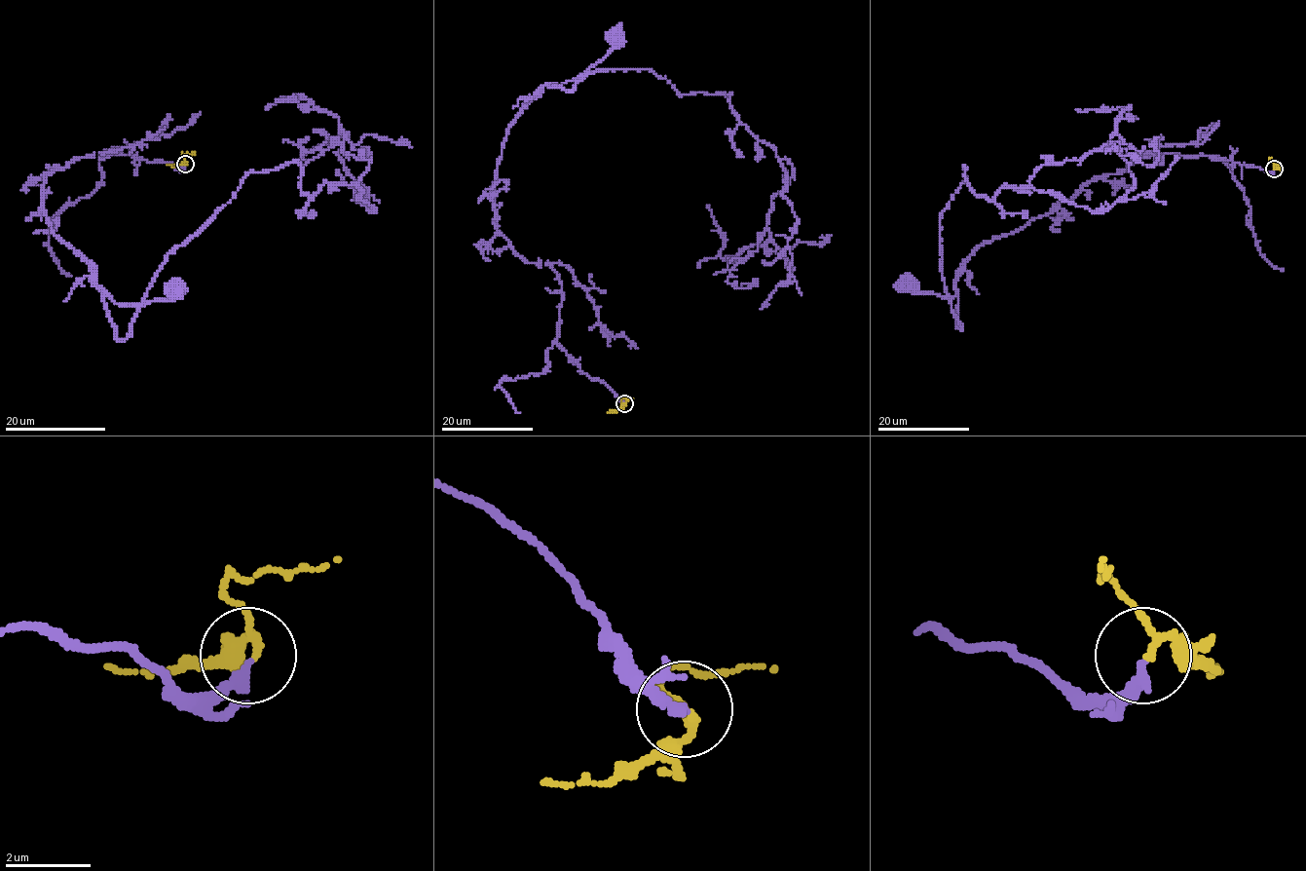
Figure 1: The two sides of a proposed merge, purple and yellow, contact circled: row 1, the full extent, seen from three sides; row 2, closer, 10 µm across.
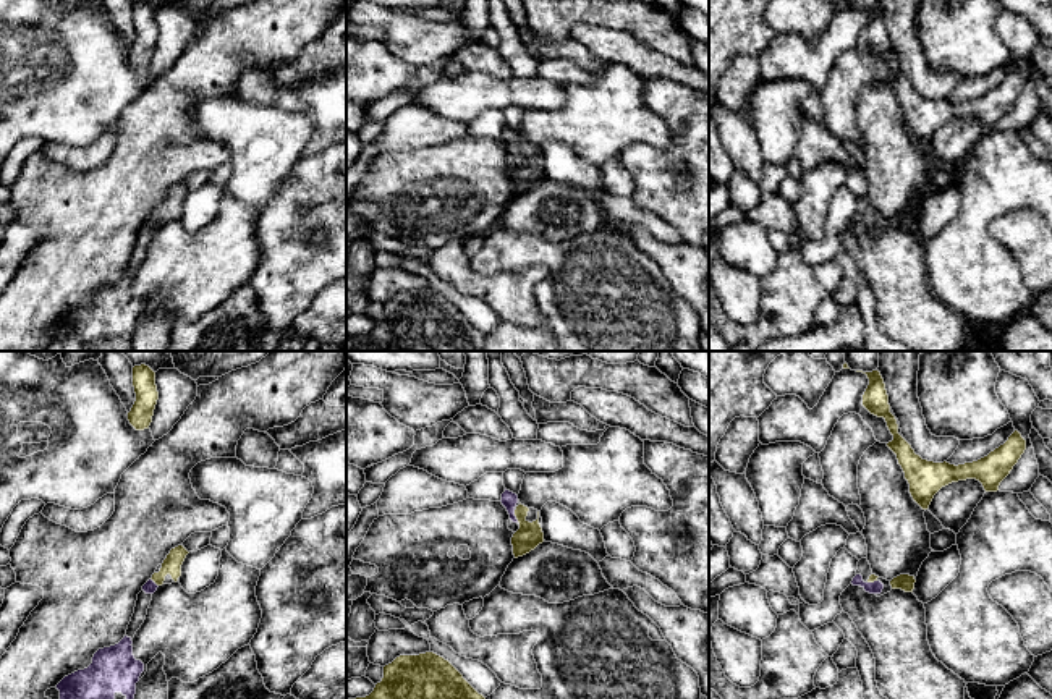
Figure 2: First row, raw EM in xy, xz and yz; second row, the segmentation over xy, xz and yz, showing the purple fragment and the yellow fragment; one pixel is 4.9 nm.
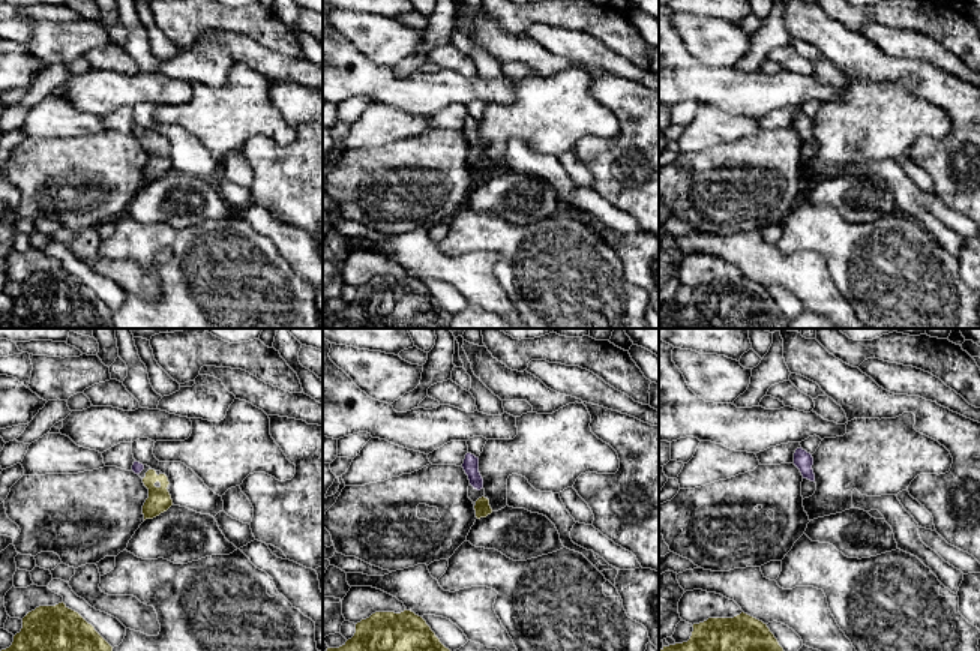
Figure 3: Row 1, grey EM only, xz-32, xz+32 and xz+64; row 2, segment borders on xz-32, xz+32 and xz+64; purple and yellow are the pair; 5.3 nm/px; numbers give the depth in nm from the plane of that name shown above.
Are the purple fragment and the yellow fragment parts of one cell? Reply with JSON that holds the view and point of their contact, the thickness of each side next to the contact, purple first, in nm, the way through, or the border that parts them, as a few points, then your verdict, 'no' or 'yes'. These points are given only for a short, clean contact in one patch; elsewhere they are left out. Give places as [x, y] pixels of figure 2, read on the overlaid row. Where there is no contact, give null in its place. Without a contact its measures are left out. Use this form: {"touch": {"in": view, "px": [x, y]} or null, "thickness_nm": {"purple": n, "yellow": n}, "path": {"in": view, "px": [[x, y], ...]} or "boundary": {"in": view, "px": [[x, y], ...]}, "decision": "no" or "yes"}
{"touch": {"in": "xz", "px": [515, 516]}, "thickness_nm": {"purple": 80, "yellow": 130}, "path": {"in": "xz", "px": [[509, 499], [515, 516], [530, 534]]}, "decision": "yes"}

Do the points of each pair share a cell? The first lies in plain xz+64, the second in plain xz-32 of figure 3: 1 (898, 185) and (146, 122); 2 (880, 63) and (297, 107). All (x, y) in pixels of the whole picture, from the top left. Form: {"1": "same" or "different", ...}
{"1": "same", "2": "same"}

